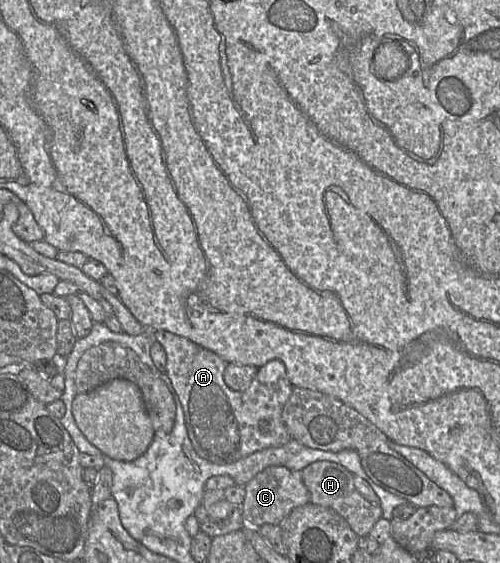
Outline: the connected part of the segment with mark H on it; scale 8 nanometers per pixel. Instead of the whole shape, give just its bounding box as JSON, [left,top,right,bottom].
[301,461,382,537]

